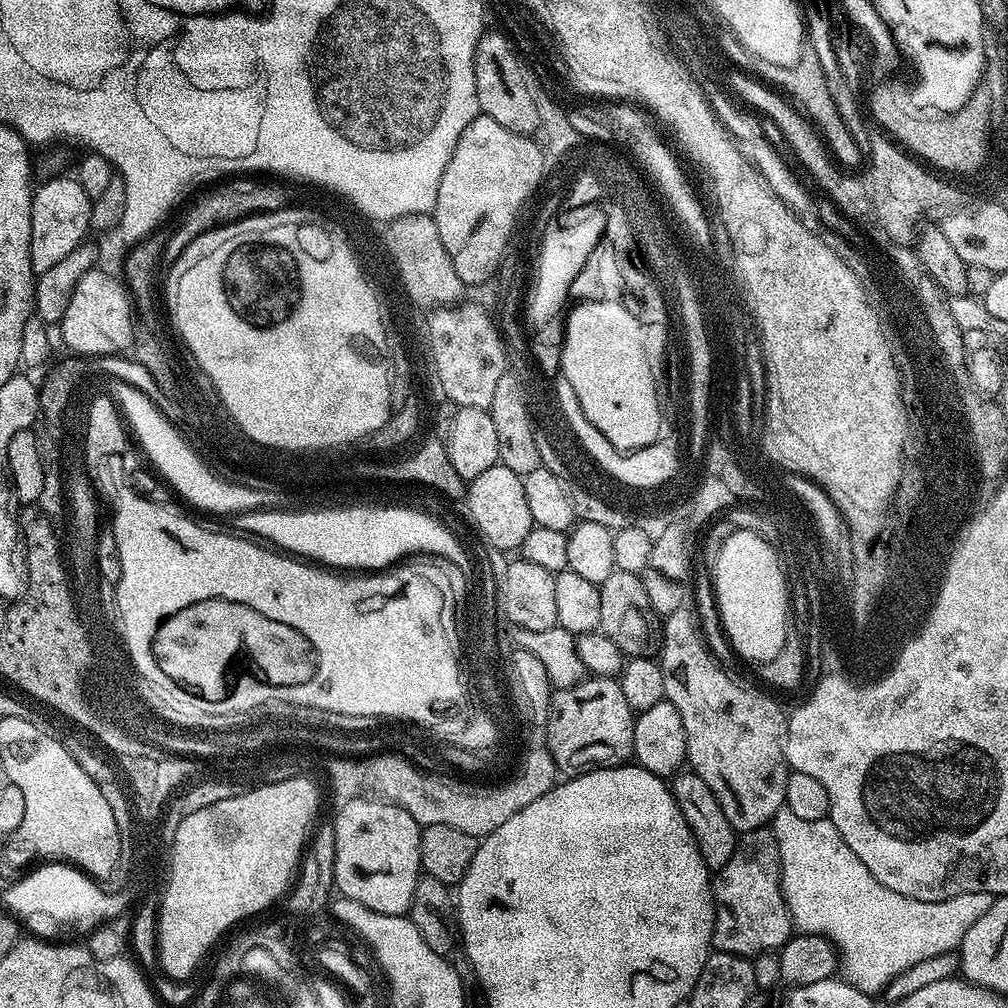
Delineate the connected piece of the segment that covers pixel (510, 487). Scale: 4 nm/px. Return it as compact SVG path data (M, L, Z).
M499 462L470 481L467 485L466 504L477 530L500 552L519 549L526 534L530 534L534 527L530 505L526 503L523 479L514 474L514 470L506 470L506 466Z

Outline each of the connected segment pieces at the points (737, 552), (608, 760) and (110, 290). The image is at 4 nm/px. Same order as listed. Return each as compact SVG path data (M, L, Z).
M737 530L729 531L728 537L721 546L721 552L717 556L717 562L714 567L716 573L716 604L720 607L720 620L724 623L724 632L728 635L728 640L732 643L732 648L741 656L745 662L752 662L756 656L772 656L776 648L780 648L780 639L782 639L782 604L786 601L786 588L780 584L780 570L774 567L776 560L772 557L772 552L764 549L764 544L756 541L756 536L742 536Z
M606 676L585 678L573 688L557 688L552 693L552 704L548 708L546 747L556 758L557 769L564 774L583 774L598 768L619 768L633 759L634 726L632 707L626 702L619 683Z
M93 270L84 275L82 282L78 282L70 298L70 306L66 306L64 319L58 325L58 331L64 335L65 346L73 348L73 353L85 357L120 354L134 340L132 312L134 304L125 285L115 276Z

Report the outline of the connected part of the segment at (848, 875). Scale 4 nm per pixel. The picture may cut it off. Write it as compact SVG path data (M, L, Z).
M783 807L776 811L776 817L772 819L770 827L774 838L778 842L778 850L780 851L780 888L784 892L784 901L788 907L788 913L792 916L793 925L801 933L824 936L826 939L831 940L838 949L838 956L842 963L843 979L862 992L869 994L883 993L890 981L900 974L902 970L914 966L914 962L922 962L922 958L934 958L938 954L956 952L959 949L960 943L964 941L966 930L970 930L970 926L974 926L974 922L978 922L978 918L982 918L982 914L986 914L986 910L990 910L990 906L992 905L994 898L988 892L958 894L954 898L935 904L934 902L911 900L894 890L890 890L886 886L882 886L882 882L878 882L878 878L874 878L874 874L870 874L870 870L866 870L866 866L862 866L862 858L858 858L858 854L854 854L854 850L850 850L850 846L846 846L842 834L838 834L838 830L832 825L831 819L819 820L818 822L805 822L802 818L790 814L788 808Z

